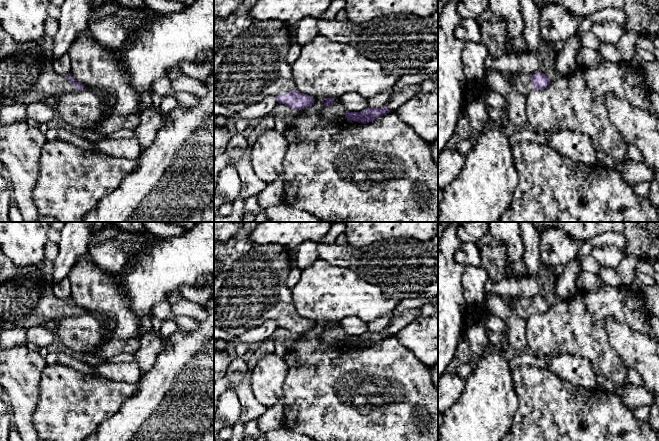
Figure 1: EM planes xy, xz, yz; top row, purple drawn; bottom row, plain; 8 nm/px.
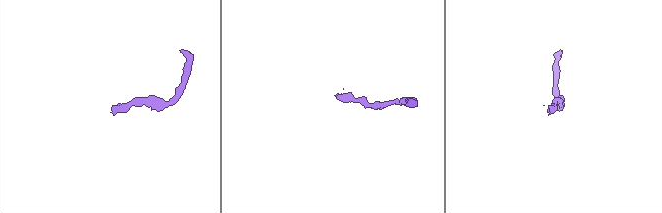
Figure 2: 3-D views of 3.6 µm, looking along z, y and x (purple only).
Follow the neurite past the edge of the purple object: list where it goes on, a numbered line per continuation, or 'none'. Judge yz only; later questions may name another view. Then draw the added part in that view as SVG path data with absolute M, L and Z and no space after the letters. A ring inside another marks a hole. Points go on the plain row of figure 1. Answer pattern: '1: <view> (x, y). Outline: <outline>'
1: yz (522, 308). Outline: M516 300L510 303L511 311L517 316L527 320L533 313L530 300Z

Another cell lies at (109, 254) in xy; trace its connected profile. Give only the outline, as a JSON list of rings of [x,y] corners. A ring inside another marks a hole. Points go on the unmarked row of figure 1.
[[[104,222],[100,229],[93,231],[89,242],[88,256],[100,269],[107,271],[109,274],[122,274],[129,261],[125,252],[125,244],[113,238],[103,240],[95,238],[97,232],[102,232],[108,227],[117,228]]]

